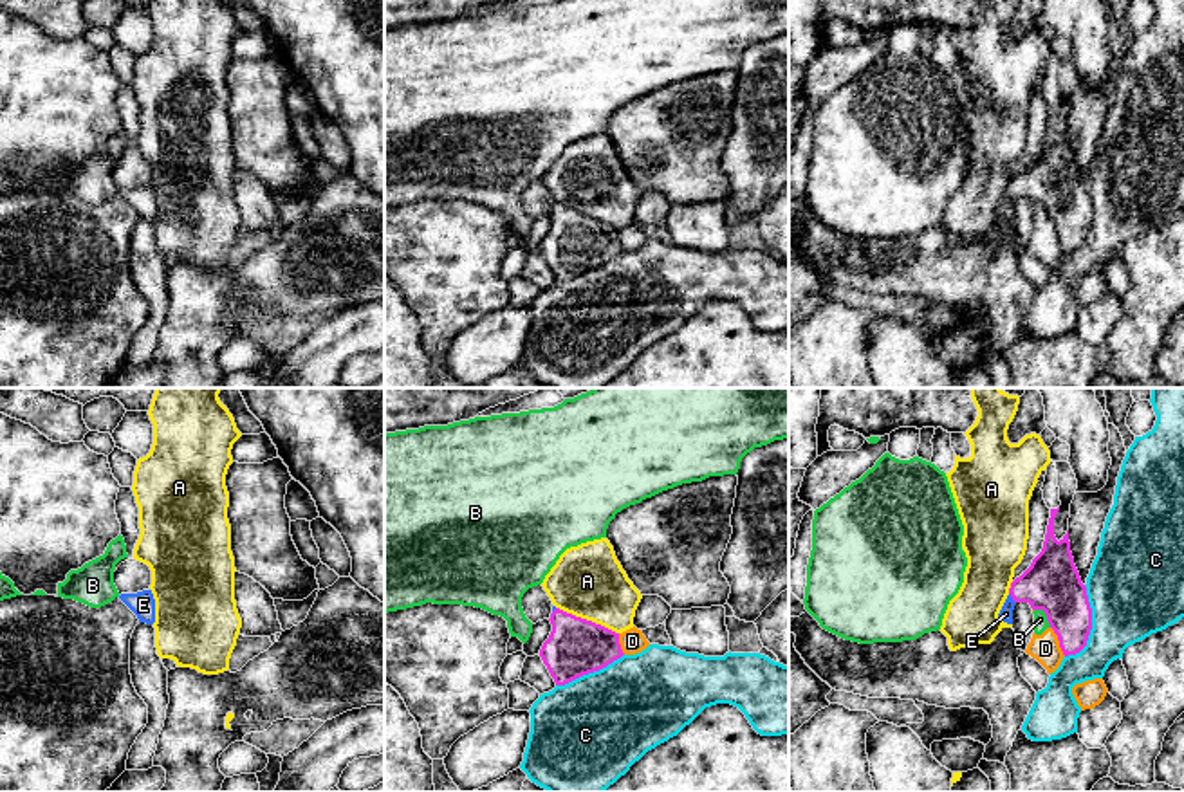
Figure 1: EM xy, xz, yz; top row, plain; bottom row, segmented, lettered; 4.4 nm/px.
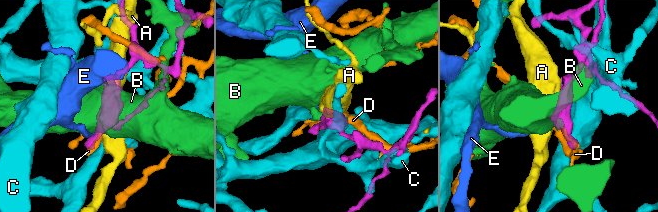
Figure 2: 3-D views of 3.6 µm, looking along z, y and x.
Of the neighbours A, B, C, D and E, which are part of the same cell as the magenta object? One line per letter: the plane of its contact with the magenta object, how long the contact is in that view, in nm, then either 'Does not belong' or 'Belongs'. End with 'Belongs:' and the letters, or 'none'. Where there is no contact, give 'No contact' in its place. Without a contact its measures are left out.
A: Touches magenta in xz. Shared border 300 nm. Does not belong
B: Touches magenta in yz. Shared border 120 nm. Does not belong
C: Touches magenta in yz. Shared border 340 nm. Does not belong
D: Touches magenta in yz. Shared border 150 nm. Does not belong
E: Touches magenta in yz. Shared border 60 nm. Belongs
Belongs: E

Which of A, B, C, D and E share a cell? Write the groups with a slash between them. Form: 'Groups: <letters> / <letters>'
Groups: A / B D / C / E

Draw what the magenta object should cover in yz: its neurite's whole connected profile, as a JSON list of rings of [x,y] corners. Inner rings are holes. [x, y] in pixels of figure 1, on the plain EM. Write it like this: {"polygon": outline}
{"polygon": [[[1059,103],[1050,105],[1043,144],[1031,162],[1011,179],[998,213],[1013,220],[1016,198],[1029,198],[1032,206],[1043,206],[1063,251],[1068,253],[1087,242],[1092,226],[1092,204],[1087,182],[1074,161],[1068,126],[1059,137],[1054,132],[1058,106]]]}

